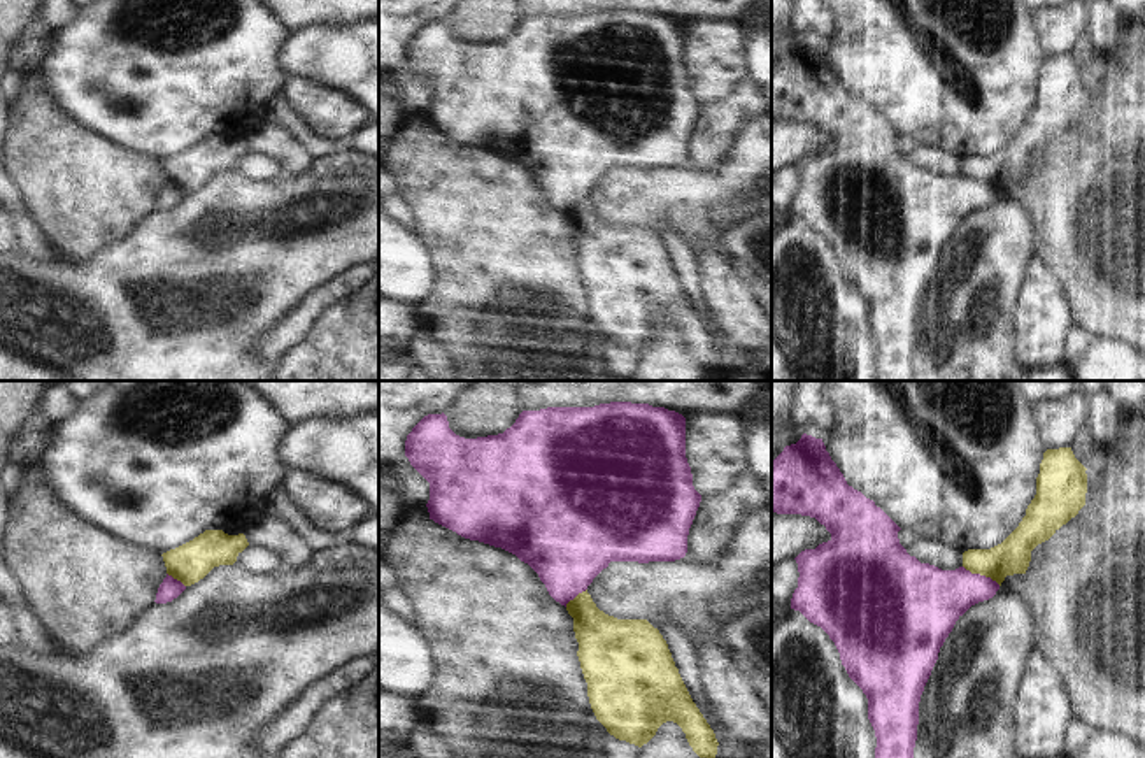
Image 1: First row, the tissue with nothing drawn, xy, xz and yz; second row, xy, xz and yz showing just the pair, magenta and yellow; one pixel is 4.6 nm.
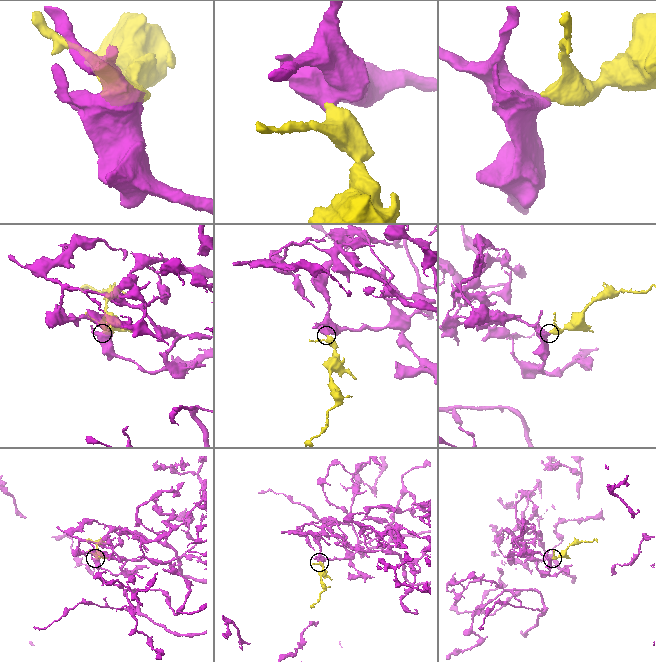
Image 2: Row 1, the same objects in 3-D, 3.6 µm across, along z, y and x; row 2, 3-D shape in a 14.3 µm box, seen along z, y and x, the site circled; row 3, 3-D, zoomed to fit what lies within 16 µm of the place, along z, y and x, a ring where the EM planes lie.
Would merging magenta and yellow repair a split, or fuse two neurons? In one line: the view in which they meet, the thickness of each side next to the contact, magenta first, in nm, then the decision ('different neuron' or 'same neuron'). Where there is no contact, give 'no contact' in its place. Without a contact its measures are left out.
yz | 280/160 nm | different neuron

